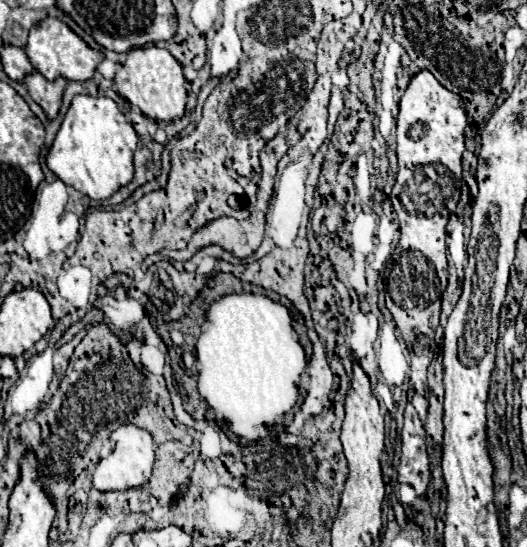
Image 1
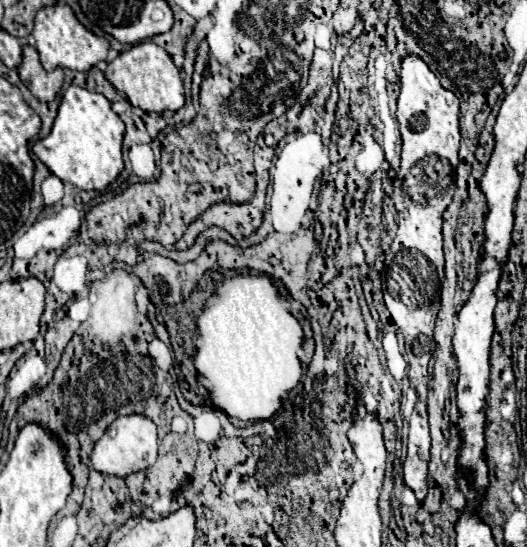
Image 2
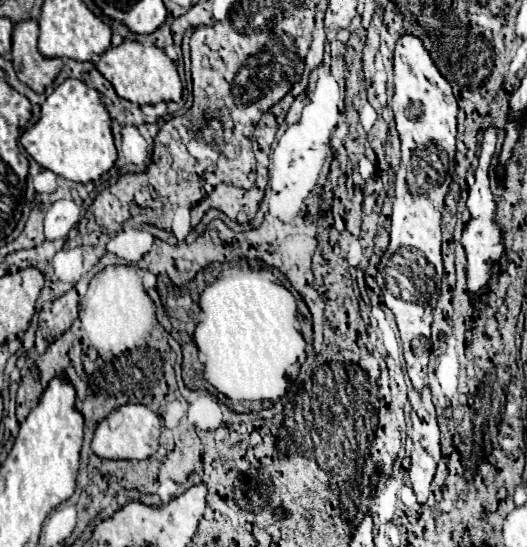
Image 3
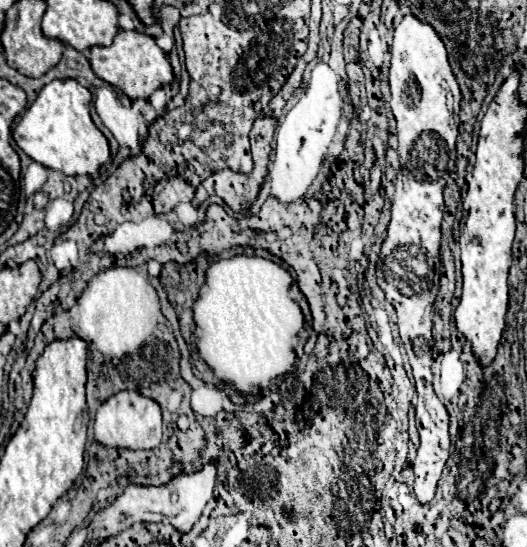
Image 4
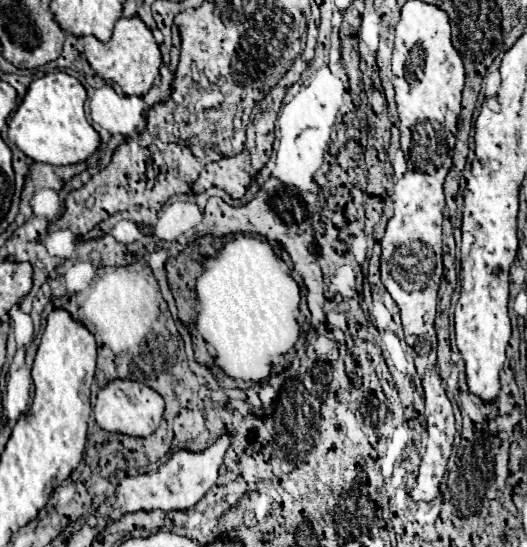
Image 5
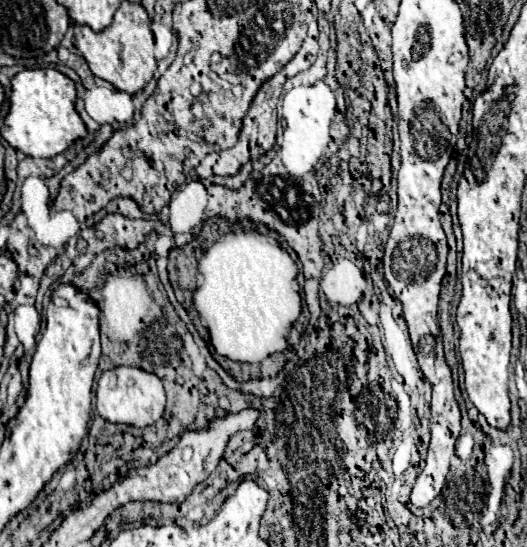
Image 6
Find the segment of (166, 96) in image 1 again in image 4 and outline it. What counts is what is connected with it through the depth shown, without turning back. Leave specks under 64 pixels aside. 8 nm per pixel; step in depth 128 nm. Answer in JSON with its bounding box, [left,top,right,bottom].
[90,30,174,100]

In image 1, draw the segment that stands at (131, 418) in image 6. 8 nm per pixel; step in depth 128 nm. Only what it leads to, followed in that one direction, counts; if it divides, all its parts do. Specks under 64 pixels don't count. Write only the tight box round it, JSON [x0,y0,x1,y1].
[94,424,154,492]

